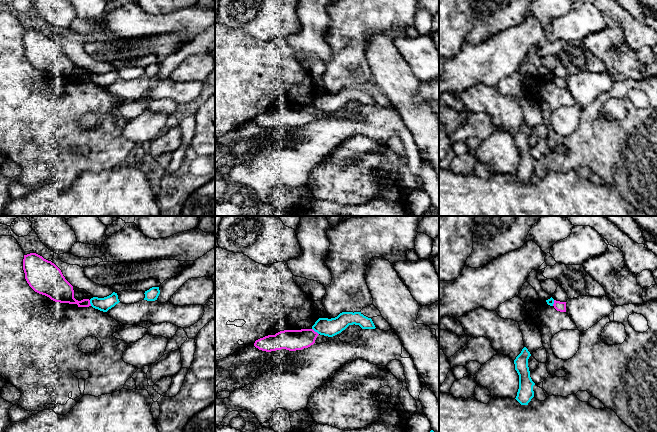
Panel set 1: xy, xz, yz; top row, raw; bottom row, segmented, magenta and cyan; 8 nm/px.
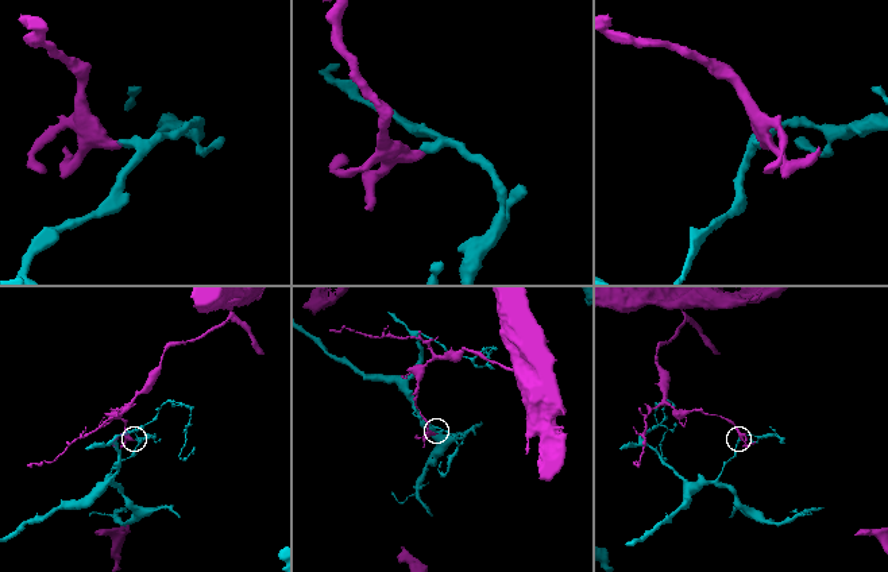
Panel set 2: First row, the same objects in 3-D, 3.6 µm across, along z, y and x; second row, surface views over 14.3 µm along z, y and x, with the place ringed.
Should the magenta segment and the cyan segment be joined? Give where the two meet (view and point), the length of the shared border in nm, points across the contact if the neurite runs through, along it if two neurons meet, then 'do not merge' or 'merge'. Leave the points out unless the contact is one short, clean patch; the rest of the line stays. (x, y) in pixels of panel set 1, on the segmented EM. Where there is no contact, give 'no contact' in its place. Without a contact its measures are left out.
contact xz (314, 331); length 80 nm; border xz (312, 328), (318, 334); do not merge

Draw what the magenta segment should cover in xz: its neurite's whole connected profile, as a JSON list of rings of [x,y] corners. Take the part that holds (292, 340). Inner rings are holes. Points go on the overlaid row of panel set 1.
[[[313,329],[284,330],[256,340],[254,346],[266,352],[302,350],[313,345],[318,335]]]

